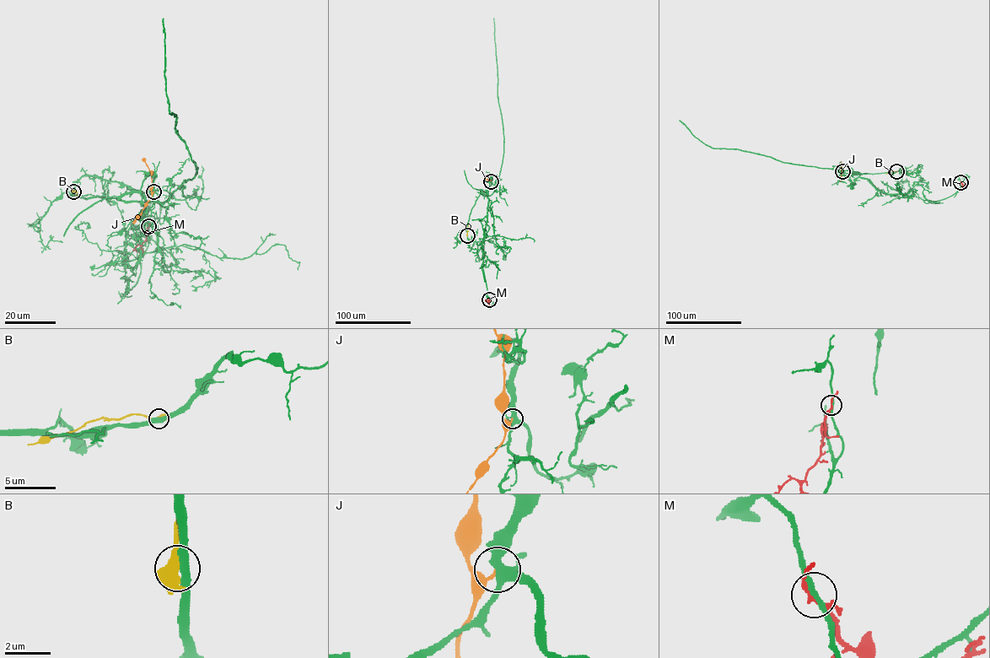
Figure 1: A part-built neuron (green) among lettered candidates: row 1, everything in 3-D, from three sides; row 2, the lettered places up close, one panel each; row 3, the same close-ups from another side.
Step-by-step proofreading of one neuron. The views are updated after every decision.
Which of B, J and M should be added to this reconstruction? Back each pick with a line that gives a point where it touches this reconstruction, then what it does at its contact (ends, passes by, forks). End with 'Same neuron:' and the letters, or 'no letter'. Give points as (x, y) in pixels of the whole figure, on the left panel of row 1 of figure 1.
Same neuron: no letter

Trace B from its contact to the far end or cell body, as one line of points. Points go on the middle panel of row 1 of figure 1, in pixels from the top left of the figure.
B: (467, 235), (468, 225)

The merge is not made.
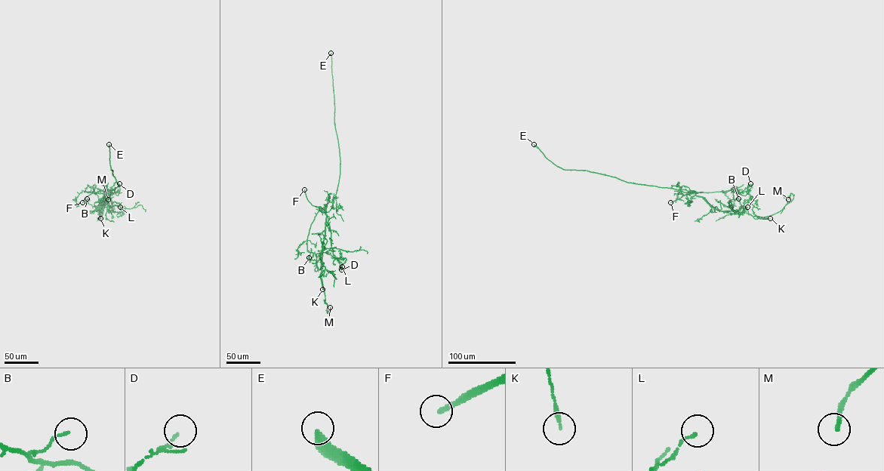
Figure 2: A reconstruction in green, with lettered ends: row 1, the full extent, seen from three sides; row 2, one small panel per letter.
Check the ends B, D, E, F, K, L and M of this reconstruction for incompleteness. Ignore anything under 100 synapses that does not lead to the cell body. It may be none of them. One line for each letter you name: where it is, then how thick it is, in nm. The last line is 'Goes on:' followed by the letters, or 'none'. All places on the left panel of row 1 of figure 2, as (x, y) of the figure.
E: Place: (109, 144). Thickness 320 nm
F: Place: (82, 202). Thickness 240 nm
Goes on: E, F

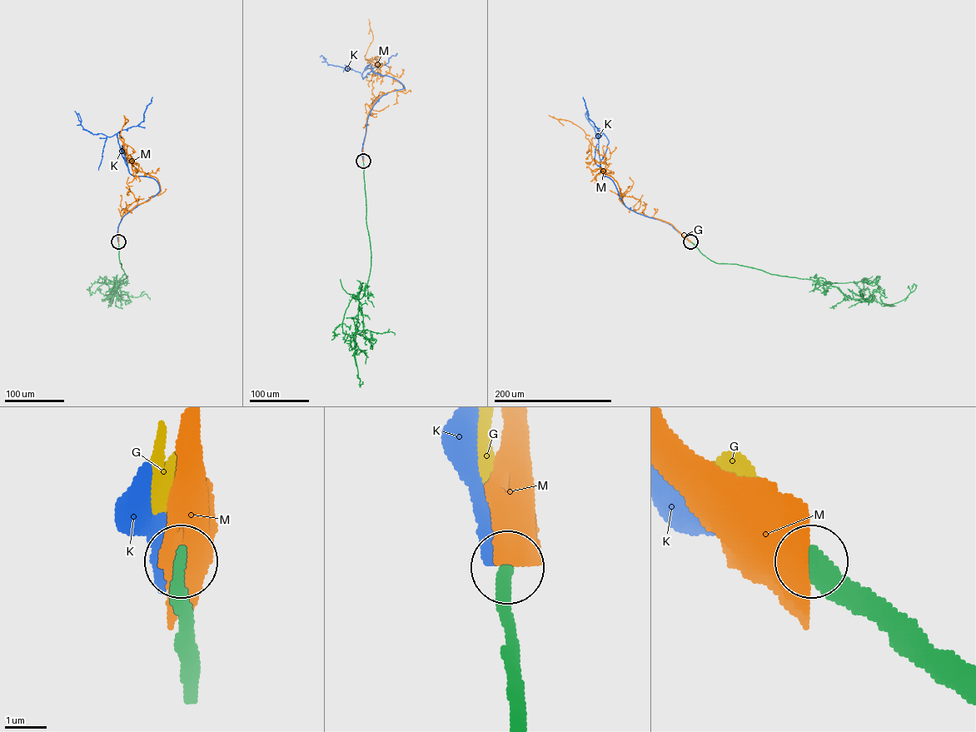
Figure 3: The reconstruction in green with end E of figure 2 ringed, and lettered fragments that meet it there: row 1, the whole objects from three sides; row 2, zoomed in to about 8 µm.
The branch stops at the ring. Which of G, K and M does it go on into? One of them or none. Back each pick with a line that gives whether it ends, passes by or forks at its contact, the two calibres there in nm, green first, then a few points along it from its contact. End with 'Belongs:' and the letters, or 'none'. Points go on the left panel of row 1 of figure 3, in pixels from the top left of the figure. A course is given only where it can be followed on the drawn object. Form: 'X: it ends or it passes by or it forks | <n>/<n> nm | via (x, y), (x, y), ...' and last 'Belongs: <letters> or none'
Belongs: none

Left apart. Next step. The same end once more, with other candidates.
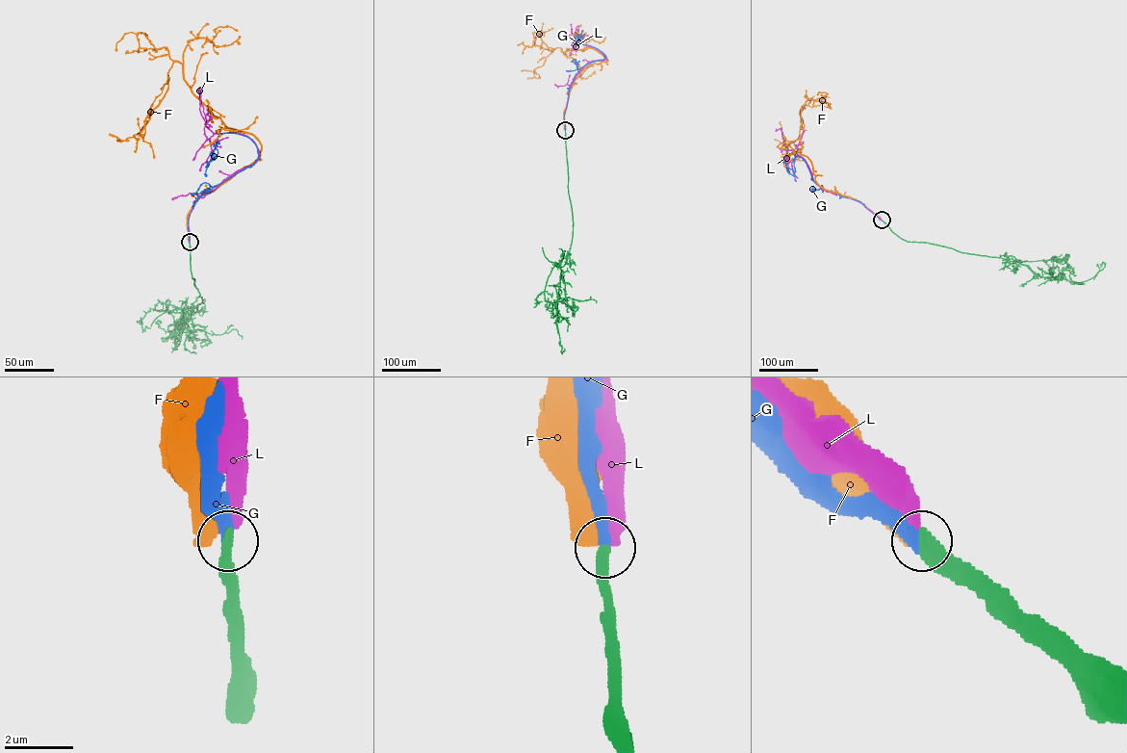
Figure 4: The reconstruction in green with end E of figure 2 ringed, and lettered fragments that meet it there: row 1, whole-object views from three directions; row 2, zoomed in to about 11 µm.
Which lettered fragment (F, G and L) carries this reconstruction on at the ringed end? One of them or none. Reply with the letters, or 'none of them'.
G

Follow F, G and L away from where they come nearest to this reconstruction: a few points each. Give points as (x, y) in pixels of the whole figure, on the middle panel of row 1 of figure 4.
F: (565, 130), (564, 111), (574, 81), (585, 67), (607, 60), (591, 48), (562, 52), (543, 42), (517, 45)
G: (565, 130), (564, 113), (574, 76), (584, 65), (605, 57), (593, 47), (577, 42), (582, 31)
L: (565, 130), (568, 91), (576, 75), (588, 63), (606, 58), (595, 47), (575, 43), (571, 23)

